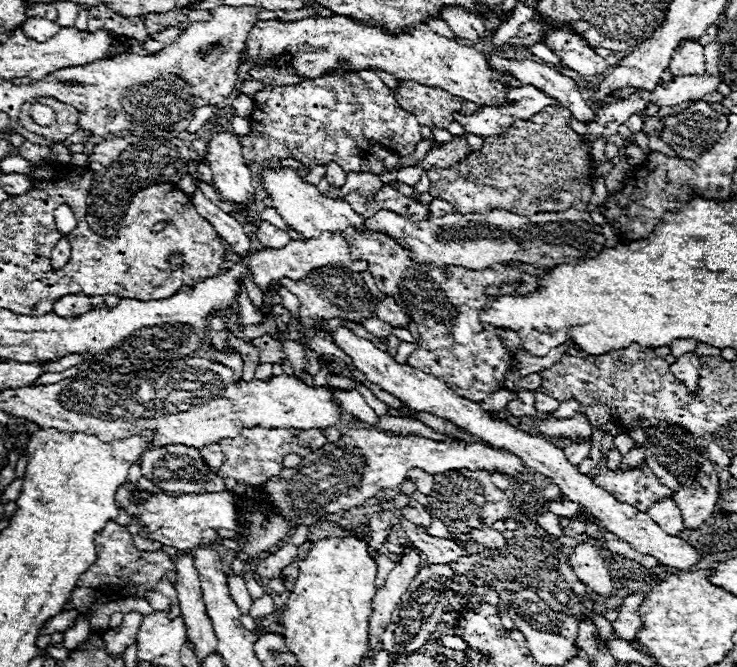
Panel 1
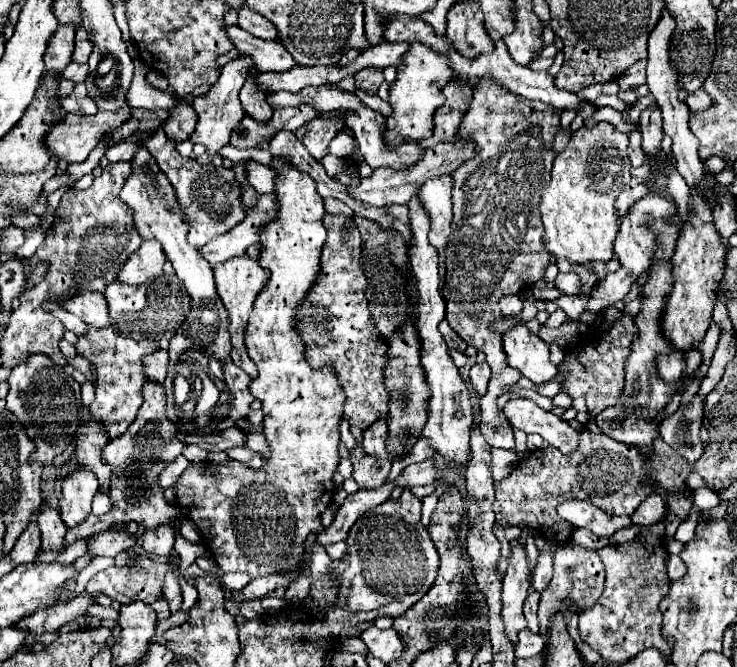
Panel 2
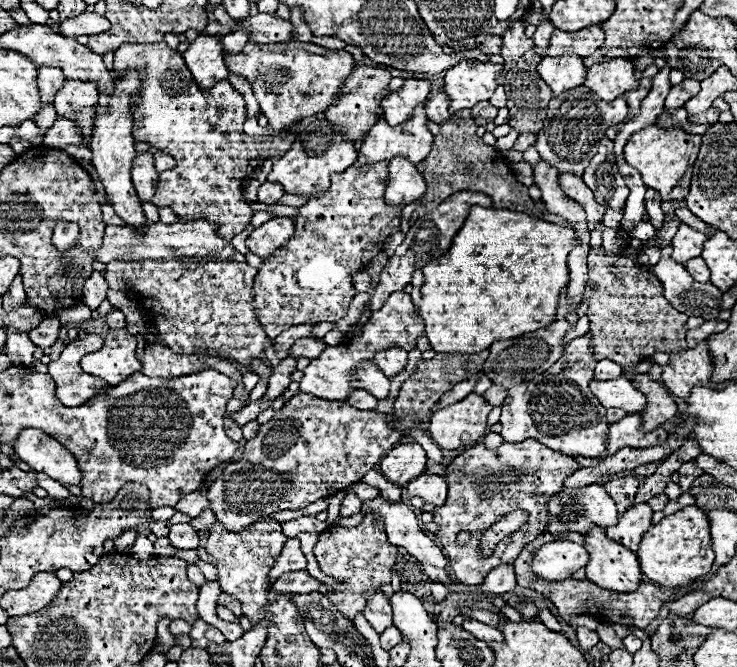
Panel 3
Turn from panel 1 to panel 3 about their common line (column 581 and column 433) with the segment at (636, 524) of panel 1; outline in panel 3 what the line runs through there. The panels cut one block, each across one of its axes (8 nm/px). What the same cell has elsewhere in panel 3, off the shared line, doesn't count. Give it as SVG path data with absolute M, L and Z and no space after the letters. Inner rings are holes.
M422 472L412 482L408 482L406 490L408 490L408 496L420 496L434 506L442 506L446 502L448 484L446 484L444 476Z

